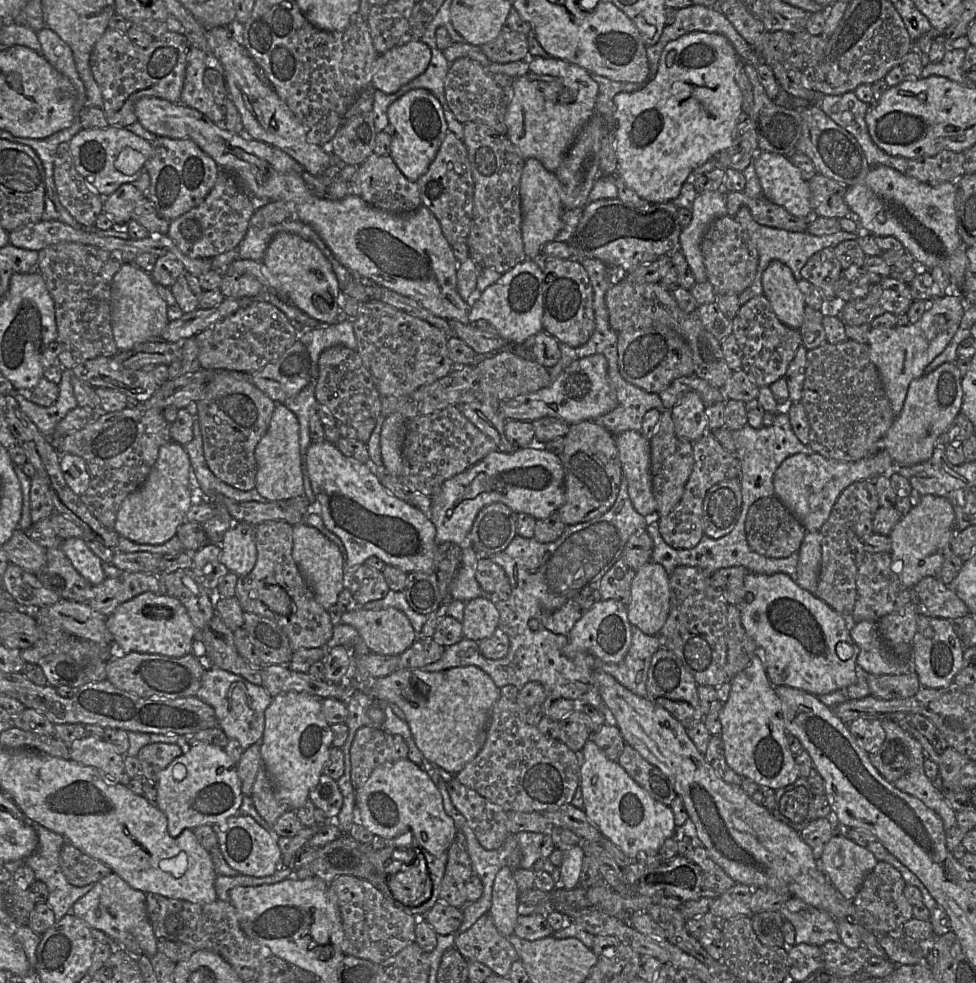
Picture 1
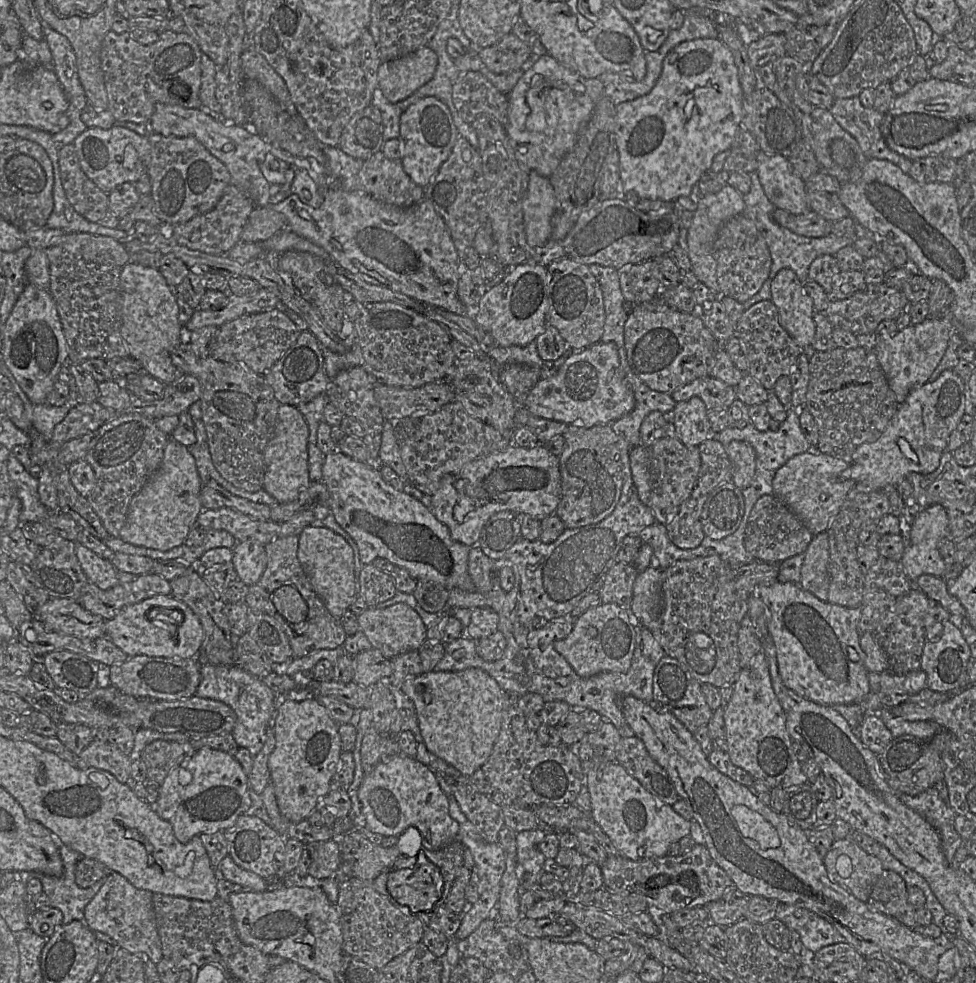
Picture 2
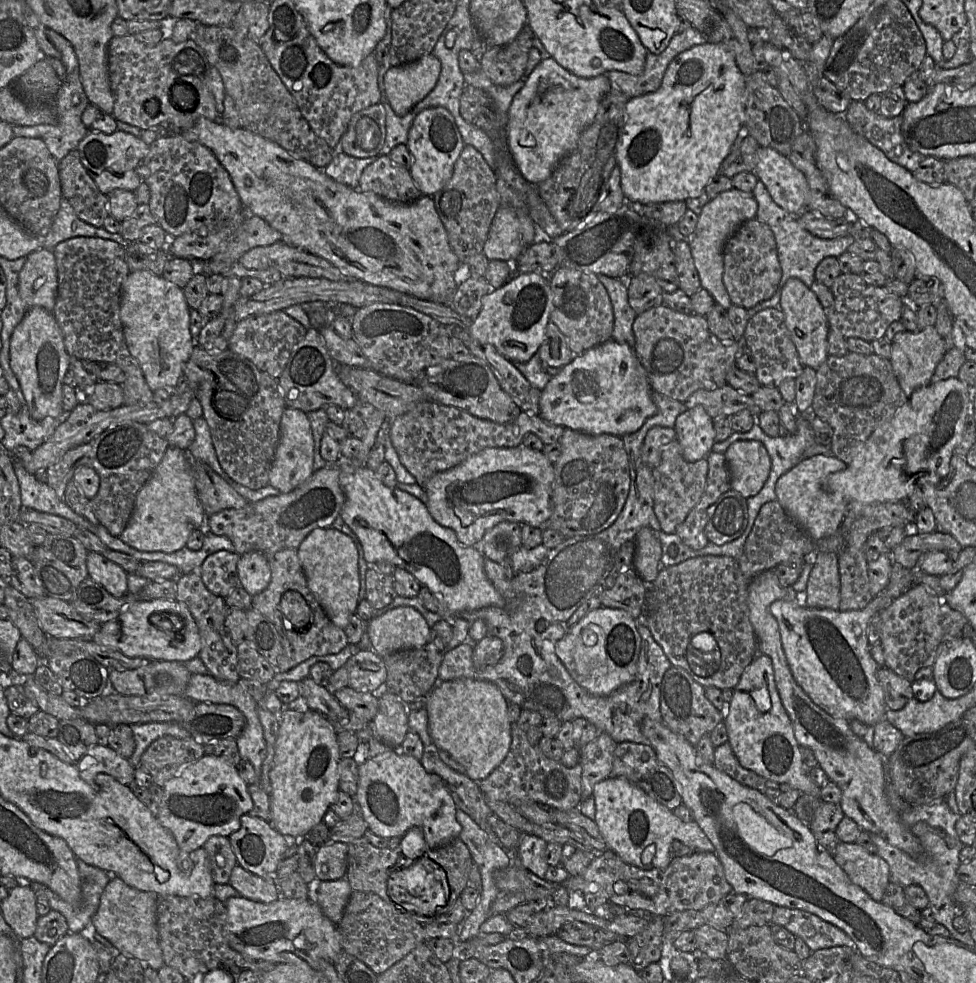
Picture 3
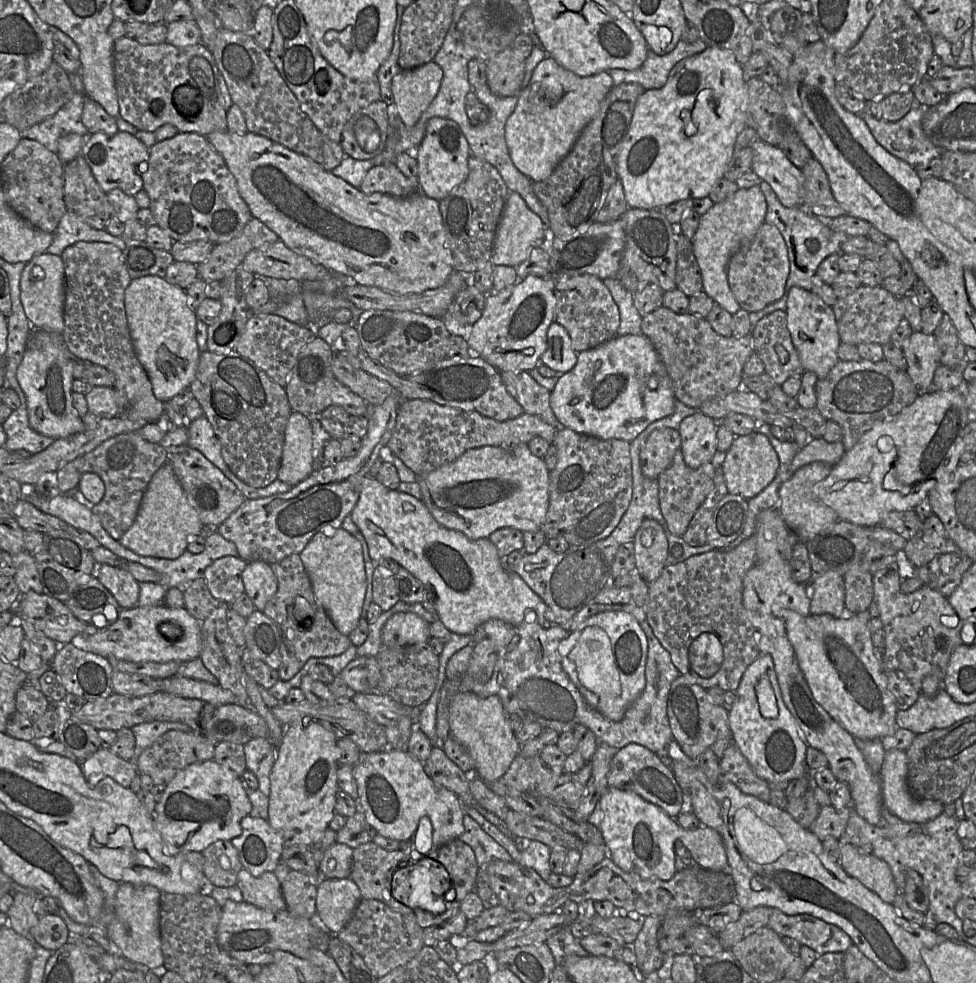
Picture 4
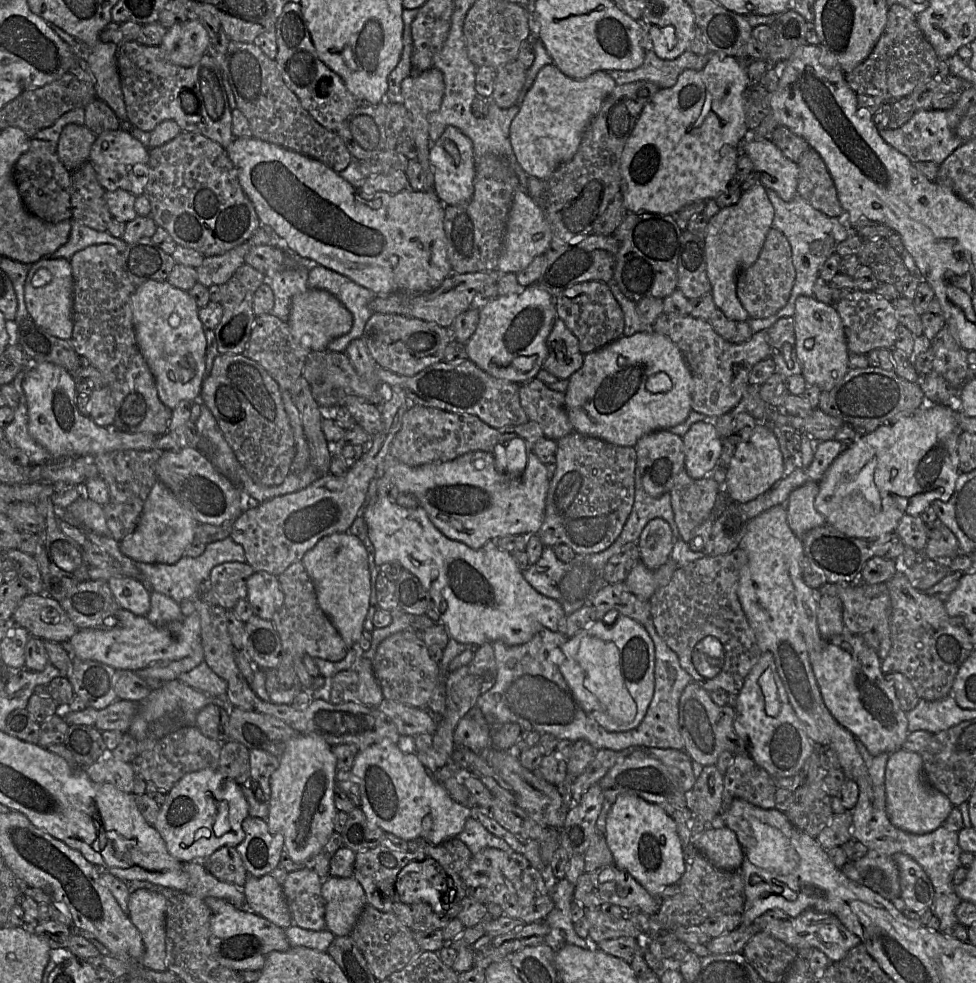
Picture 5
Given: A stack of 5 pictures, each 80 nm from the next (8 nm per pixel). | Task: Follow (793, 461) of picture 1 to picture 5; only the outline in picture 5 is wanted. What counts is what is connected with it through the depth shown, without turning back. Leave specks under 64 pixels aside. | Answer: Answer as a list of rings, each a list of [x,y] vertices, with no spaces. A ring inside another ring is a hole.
[[[808,481],[792,491],[786,502],[788,525],[800,539],[809,530],[826,524],[825,517],[815,508],[819,489],[819,483]]]

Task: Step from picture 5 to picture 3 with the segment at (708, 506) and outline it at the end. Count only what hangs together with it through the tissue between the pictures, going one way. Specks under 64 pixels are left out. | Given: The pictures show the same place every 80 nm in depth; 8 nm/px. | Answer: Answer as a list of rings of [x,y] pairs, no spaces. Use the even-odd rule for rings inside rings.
[[[677,439],[663,447],[661,462],[652,469],[654,477],[653,507],[661,529],[668,534],[675,534],[681,524],[702,497],[708,474],[706,458],[696,462],[687,462]]]

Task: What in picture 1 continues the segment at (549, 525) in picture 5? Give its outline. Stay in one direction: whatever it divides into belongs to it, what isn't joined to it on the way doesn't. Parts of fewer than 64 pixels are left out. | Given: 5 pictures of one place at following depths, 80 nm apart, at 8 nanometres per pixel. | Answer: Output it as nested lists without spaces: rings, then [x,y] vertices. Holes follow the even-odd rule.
[[[595,421],[569,425],[559,458],[564,469],[565,500],[557,512],[563,522],[574,525],[609,511],[617,499],[623,478],[615,435]]]

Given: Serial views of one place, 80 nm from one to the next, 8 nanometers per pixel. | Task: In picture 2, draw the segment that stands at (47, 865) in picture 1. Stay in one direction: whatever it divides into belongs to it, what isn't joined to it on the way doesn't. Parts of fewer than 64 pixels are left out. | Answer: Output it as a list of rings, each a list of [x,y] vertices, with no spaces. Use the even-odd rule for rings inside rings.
[[[61,844],[59,847],[64,870],[60,876],[34,873],[42,883],[43,891],[50,899],[52,907],[59,909],[63,915],[63,924],[74,920],[84,921],[85,907],[99,891],[106,879],[100,879],[88,888],[81,888],[75,881],[75,869],[80,853]]]

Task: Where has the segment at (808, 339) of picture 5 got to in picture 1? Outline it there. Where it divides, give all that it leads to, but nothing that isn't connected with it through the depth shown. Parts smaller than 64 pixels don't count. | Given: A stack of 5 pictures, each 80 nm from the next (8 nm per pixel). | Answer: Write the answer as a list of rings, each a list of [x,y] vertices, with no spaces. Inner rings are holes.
[[[772,260],[761,274],[763,296],[786,326],[799,330],[806,303],[792,270],[779,260]]]

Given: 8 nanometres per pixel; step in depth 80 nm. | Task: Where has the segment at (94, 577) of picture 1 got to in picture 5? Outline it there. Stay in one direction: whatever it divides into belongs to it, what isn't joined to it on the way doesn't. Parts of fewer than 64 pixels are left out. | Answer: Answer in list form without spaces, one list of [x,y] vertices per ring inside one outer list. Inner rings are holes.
[[[113,577],[107,581],[120,607],[137,616],[146,616],[150,611],[150,590],[142,581]]]

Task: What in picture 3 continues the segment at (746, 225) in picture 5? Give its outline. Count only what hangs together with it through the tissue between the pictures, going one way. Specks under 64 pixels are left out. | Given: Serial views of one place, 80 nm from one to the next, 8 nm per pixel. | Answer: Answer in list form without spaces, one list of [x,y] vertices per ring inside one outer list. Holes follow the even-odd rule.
[[[733,187],[710,199],[698,215],[698,221],[693,234],[690,237],[682,235],[683,239],[687,239],[689,242],[701,286],[711,294],[715,303],[720,304],[726,310],[732,305],[732,302],[722,279],[724,270],[723,247],[728,238],[741,224],[755,219],[757,208],[757,201],[752,192],[743,192]]]

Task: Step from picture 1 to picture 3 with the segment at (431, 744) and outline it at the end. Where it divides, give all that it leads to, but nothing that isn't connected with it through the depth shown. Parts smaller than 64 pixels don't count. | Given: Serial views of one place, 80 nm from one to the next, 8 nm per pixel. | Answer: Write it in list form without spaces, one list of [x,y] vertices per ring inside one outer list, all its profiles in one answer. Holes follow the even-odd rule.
[[[475,679],[437,682],[427,695],[425,708],[433,743],[463,765],[465,774],[473,781],[488,777],[510,749],[511,723],[507,702],[497,685]]]

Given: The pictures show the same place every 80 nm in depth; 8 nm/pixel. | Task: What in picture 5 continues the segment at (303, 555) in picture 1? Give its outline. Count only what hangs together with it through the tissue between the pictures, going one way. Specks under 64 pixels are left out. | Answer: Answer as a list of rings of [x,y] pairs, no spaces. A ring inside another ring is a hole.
[[[348,532],[326,536],[302,558],[314,584],[320,608],[337,629],[348,649],[361,638],[370,606],[371,575],[368,554],[362,542]]]

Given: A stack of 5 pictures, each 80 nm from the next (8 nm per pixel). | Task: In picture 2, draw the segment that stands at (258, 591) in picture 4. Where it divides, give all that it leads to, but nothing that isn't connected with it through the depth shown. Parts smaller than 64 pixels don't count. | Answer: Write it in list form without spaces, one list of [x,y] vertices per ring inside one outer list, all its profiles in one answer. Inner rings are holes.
[[[247,540],[236,542],[232,548],[234,569],[238,579],[247,586],[257,583],[265,571],[267,557],[264,546],[257,541]]]

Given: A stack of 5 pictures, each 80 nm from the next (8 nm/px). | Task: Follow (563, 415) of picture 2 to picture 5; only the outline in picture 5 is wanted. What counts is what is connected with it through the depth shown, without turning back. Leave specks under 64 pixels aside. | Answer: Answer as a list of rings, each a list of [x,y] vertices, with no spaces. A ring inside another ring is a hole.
[[[657,332],[621,336],[605,347],[585,354],[583,365],[568,379],[565,408],[573,432],[593,436],[608,443],[634,447],[646,434],[674,427],[686,421],[692,411],[693,382],[680,349]]]

